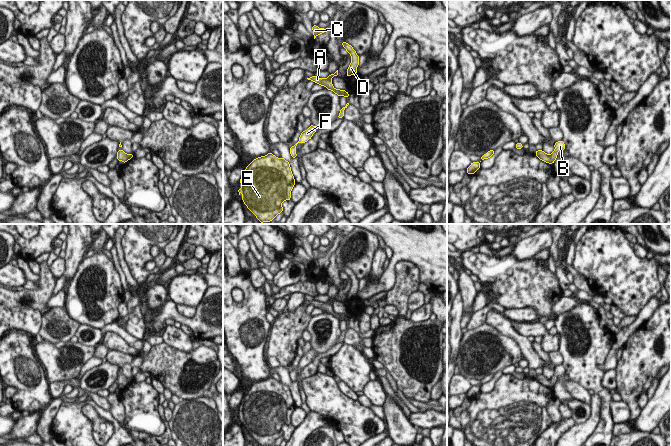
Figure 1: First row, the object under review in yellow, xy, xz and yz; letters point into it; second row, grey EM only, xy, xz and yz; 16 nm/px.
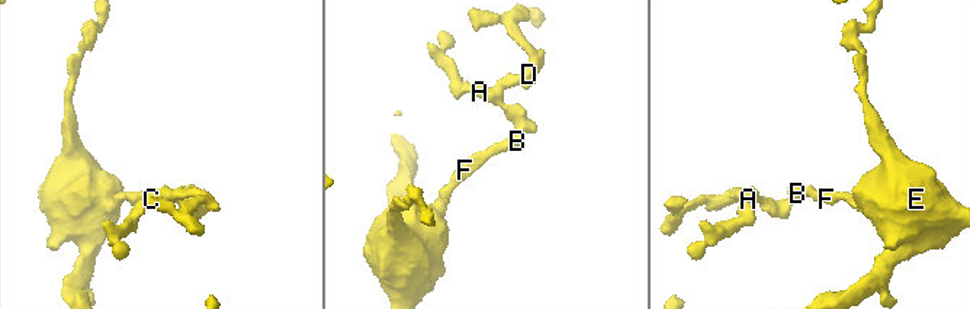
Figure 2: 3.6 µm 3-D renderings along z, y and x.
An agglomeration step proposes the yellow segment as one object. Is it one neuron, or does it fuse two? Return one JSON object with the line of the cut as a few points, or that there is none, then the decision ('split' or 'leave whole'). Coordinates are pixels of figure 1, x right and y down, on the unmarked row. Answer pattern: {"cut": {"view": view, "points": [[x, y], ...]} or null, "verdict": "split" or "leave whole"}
{"cut": null, "verdict": "leave whole"}

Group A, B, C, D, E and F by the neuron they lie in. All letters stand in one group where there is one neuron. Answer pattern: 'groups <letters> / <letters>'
groups A B C D E F

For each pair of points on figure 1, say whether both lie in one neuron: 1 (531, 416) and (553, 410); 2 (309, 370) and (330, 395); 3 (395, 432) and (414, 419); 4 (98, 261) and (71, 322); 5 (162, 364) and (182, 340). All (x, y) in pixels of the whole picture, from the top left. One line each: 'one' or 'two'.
1: two
2: two
3: two
4: one
5: two

